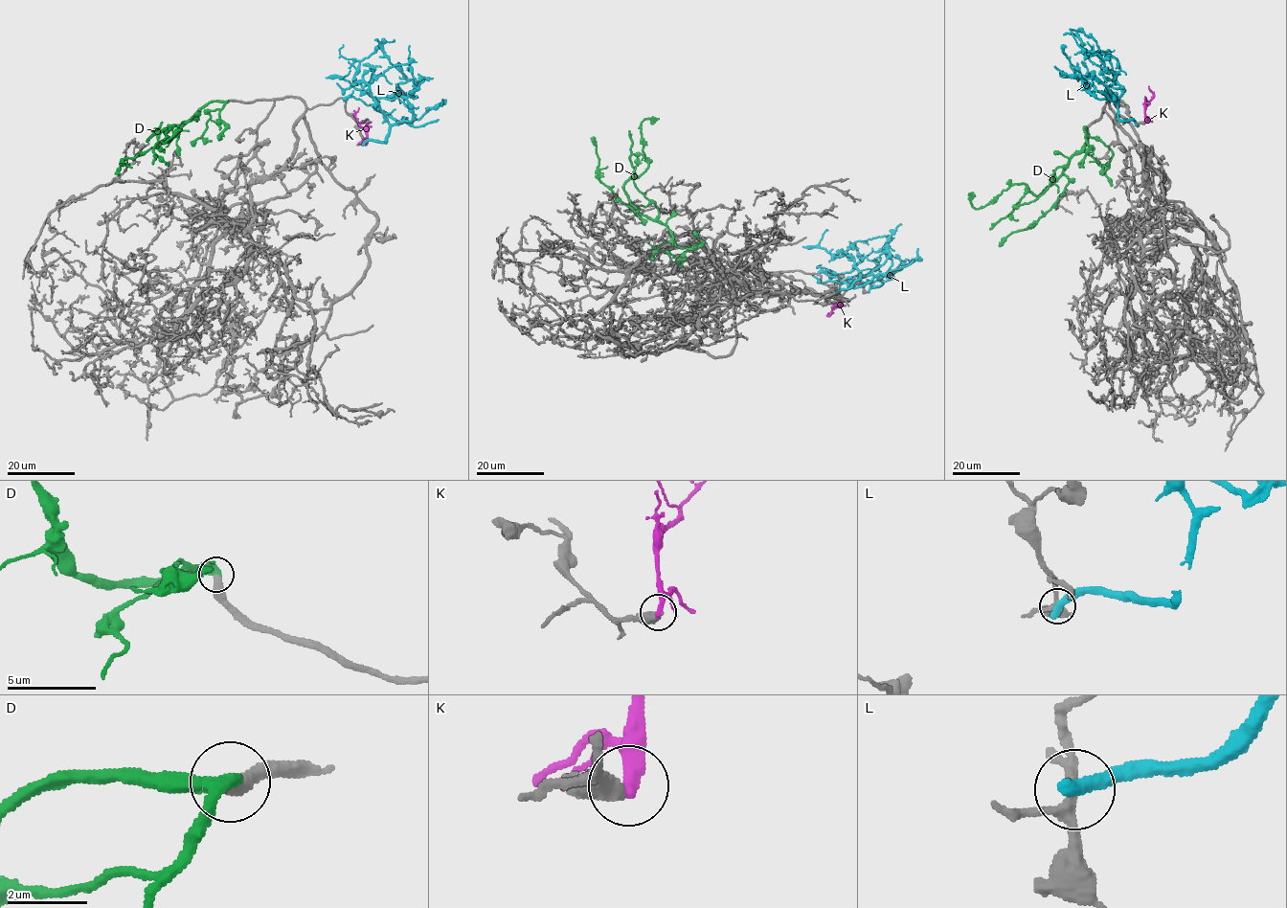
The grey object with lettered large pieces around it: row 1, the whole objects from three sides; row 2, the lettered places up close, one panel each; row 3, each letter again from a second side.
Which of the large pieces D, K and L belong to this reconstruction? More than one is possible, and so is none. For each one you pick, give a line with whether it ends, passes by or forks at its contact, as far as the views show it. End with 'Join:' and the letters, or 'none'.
D: it passes by
Join: D

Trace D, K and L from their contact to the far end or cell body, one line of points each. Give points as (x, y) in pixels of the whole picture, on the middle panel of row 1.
D: (703, 246), (677, 246), (665, 225), (642, 215), (624, 190), (624, 183), (648, 167), (642, 123), (659, 118)
K: (840, 300), (829, 315), (833, 312)
L: (837, 290), (862, 274), (873, 277), (852, 287), (883, 283), (855, 242)

